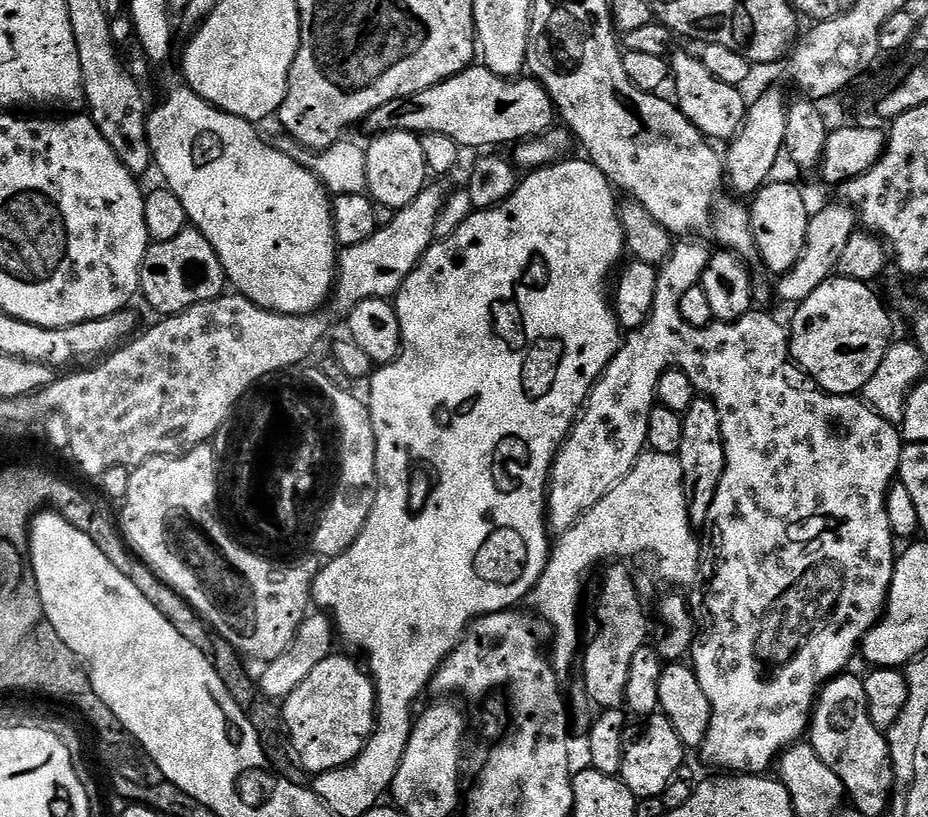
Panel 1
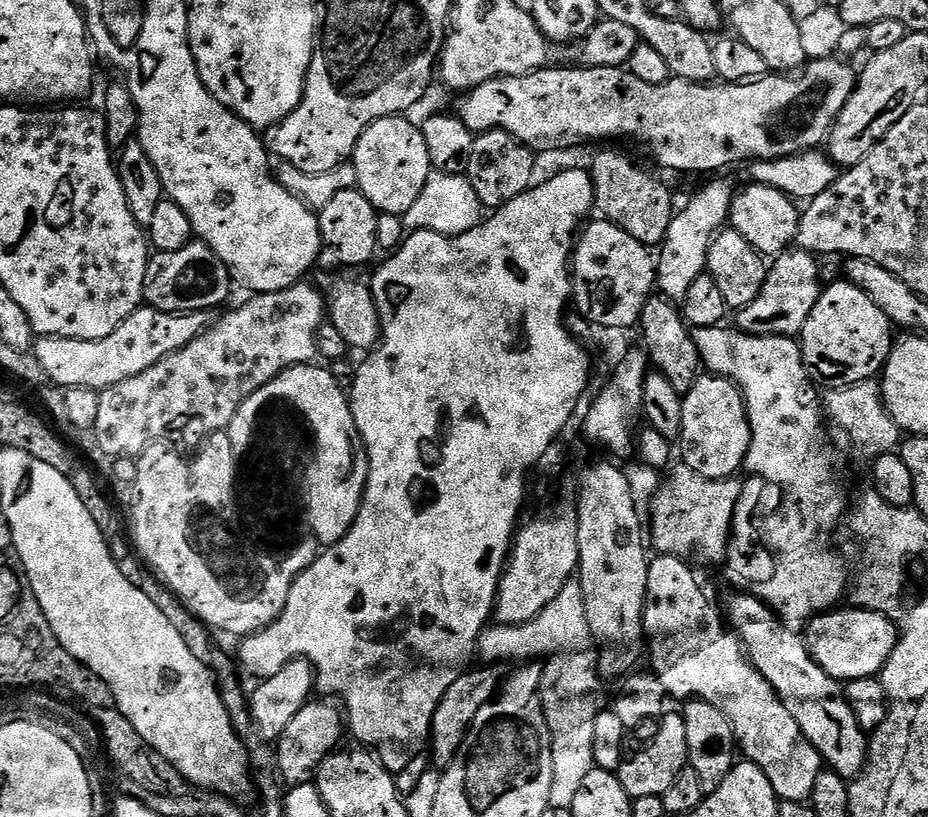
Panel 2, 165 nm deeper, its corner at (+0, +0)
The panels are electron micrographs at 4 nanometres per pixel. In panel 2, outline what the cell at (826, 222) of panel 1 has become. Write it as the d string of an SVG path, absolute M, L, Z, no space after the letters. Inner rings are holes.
M803 250L781 252L771 261L766 282L754 302L735 313L735 327L751 336L799 337L822 291L820 268L816 260L813 253Z

